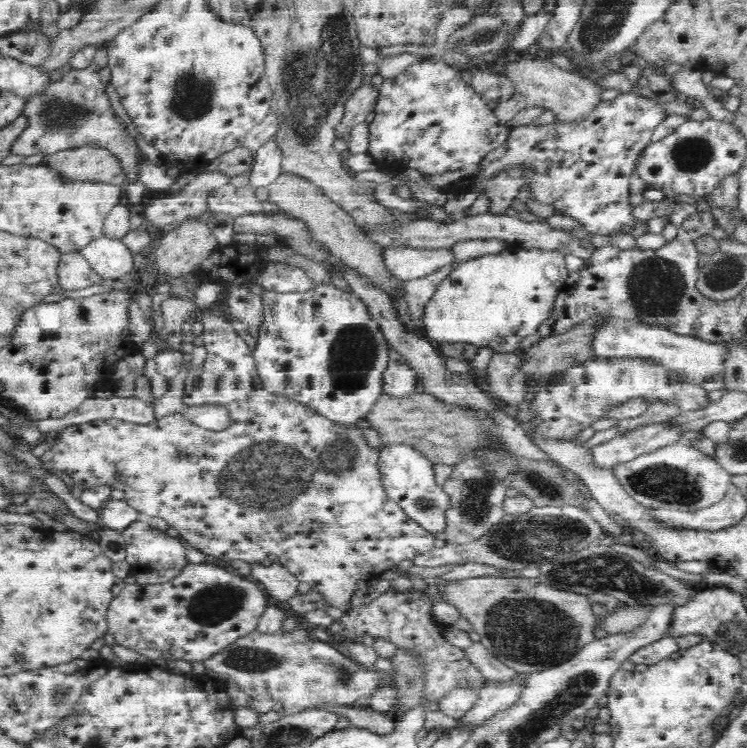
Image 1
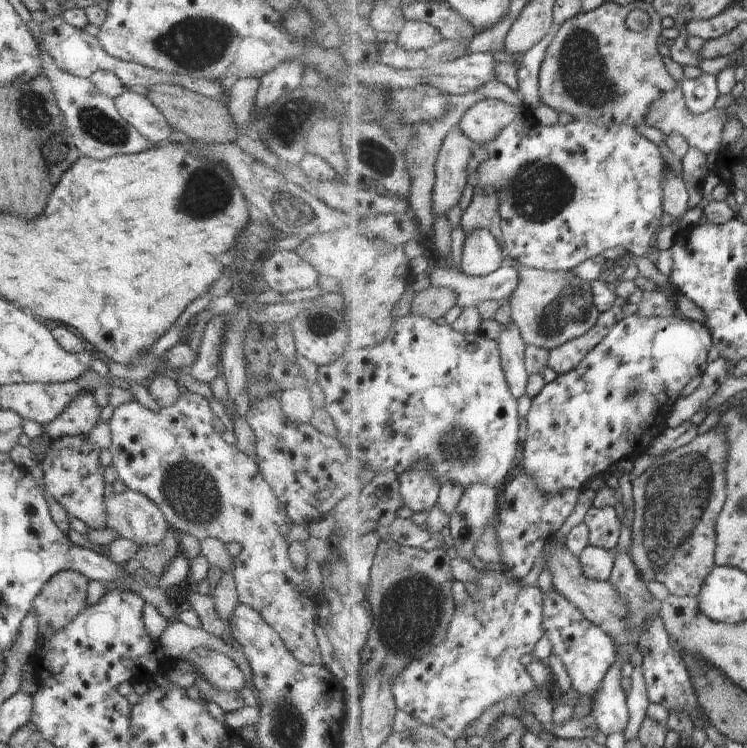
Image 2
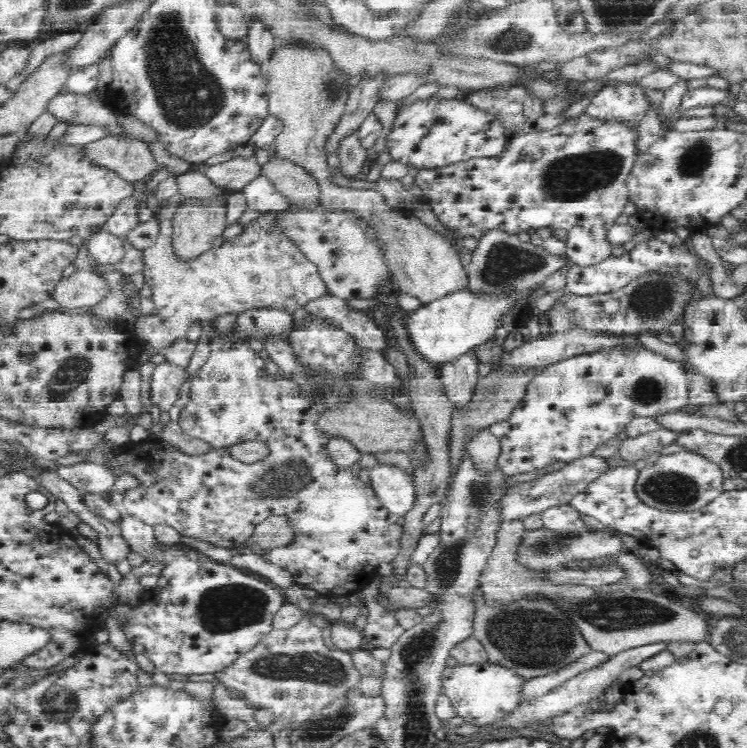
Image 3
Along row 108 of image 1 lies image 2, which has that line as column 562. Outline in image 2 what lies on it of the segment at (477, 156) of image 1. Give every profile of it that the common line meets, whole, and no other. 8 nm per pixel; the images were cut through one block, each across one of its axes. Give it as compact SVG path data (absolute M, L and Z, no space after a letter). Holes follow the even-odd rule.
M636 314L622 319L578 368L546 384L532 400L526 417L528 428L523 459L517 472L532 475L545 493L558 494L568 489L582 491L596 474L608 476L610 468L621 460L649 453L654 440L668 428L666 416L672 405L680 400L686 386L694 378L703 376L709 367L708 354L712 346L713 332L709 327L680 314L652 318Z

